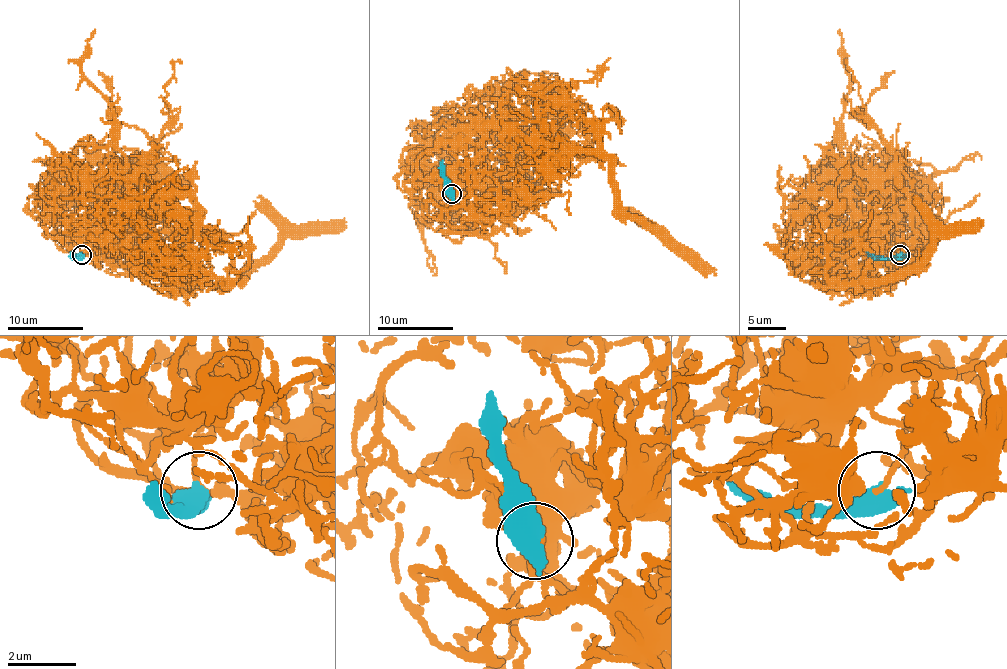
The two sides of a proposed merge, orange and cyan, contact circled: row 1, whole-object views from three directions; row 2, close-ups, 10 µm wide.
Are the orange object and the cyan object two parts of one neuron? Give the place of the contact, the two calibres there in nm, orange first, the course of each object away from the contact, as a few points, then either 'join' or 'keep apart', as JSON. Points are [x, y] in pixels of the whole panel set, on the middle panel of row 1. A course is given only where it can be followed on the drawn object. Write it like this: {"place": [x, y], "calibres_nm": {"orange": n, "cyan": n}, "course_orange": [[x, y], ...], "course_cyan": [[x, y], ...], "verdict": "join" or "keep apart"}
{"place": [451, 193], "calibres_nm": {"orange": 130, "cyan": 750}, "course_orange": [[452, 194], [525, 188], [535, 160], [548, 168], [559, 151], [597, 154], [608, 162], [620, 205], [714, 273]], "course_cyan": [[452, 194], [442, 160]], "verdict": "keep apart"}

